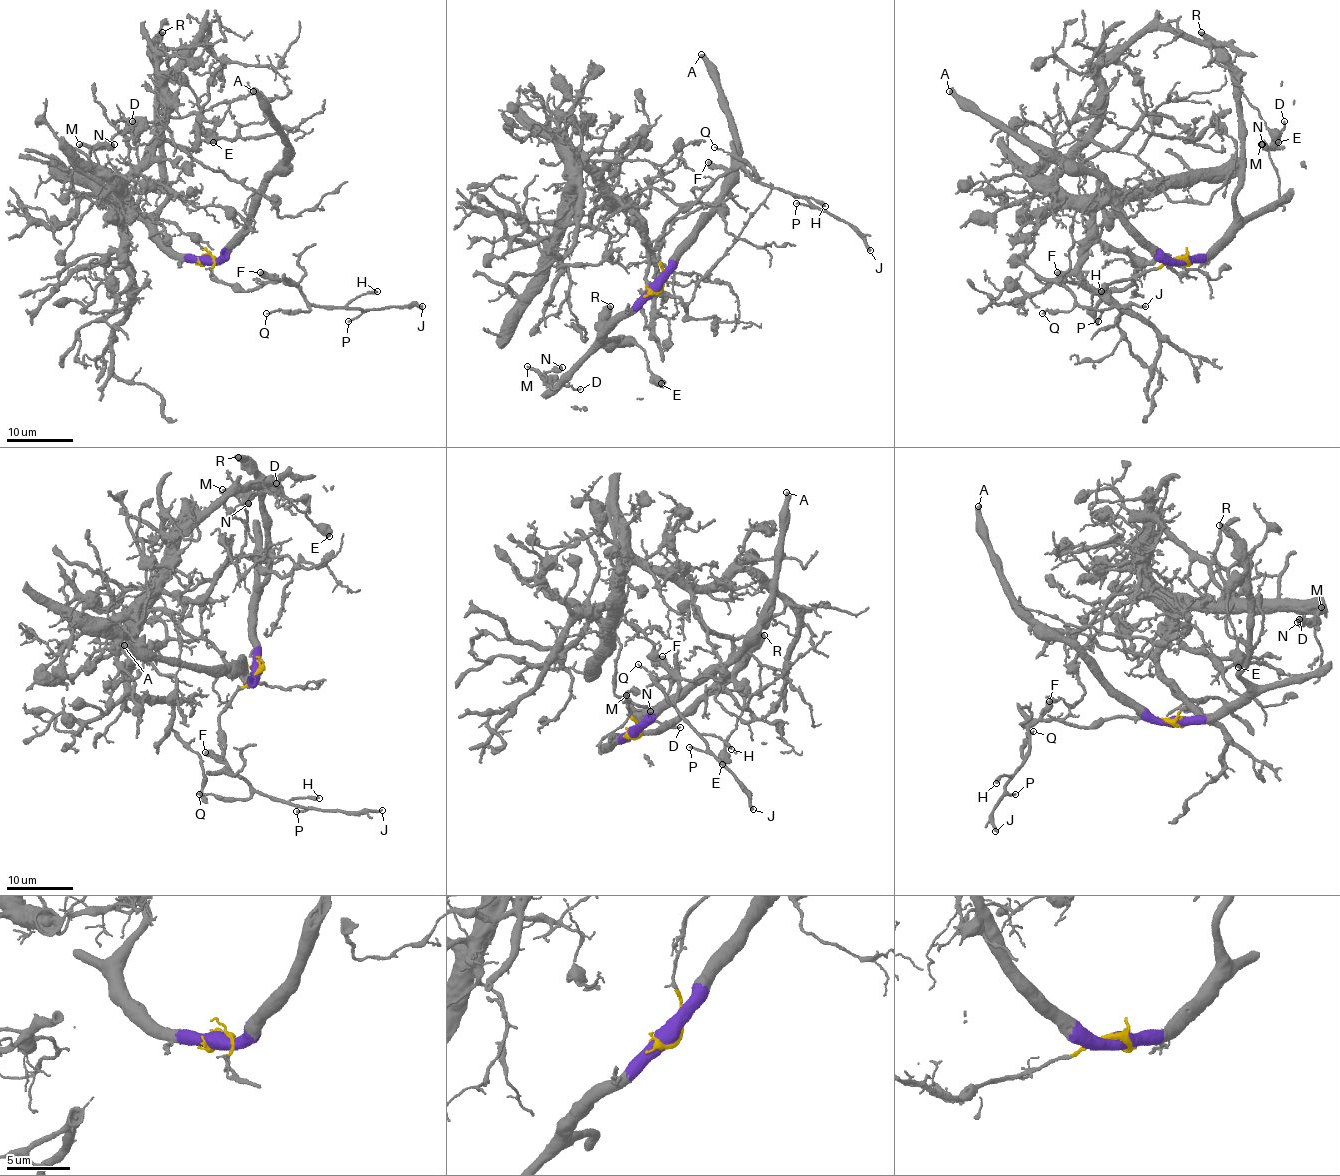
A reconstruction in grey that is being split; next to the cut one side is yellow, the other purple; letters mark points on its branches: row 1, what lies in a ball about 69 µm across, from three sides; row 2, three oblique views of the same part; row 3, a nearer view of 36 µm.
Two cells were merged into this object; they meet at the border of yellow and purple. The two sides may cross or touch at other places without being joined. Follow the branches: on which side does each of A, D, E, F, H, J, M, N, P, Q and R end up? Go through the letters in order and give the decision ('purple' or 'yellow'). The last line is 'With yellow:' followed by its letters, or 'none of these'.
A: purple
D: purple
E: purple
F: yellow
H: yellow
J: yellow
M: purple
N: purple
P: yellow
Q: yellow
R: purple
With yellow: F, H, J, P, Q

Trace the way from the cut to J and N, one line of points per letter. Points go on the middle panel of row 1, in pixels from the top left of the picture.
J: (657, 289), (664, 227), (719, 177), (737, 169), (759, 182), (805, 197), (842, 219), (870, 250)
N: (657, 287), (652, 287), (552, 387), (544, 384), (546, 377), (542, 374), (562, 367)

